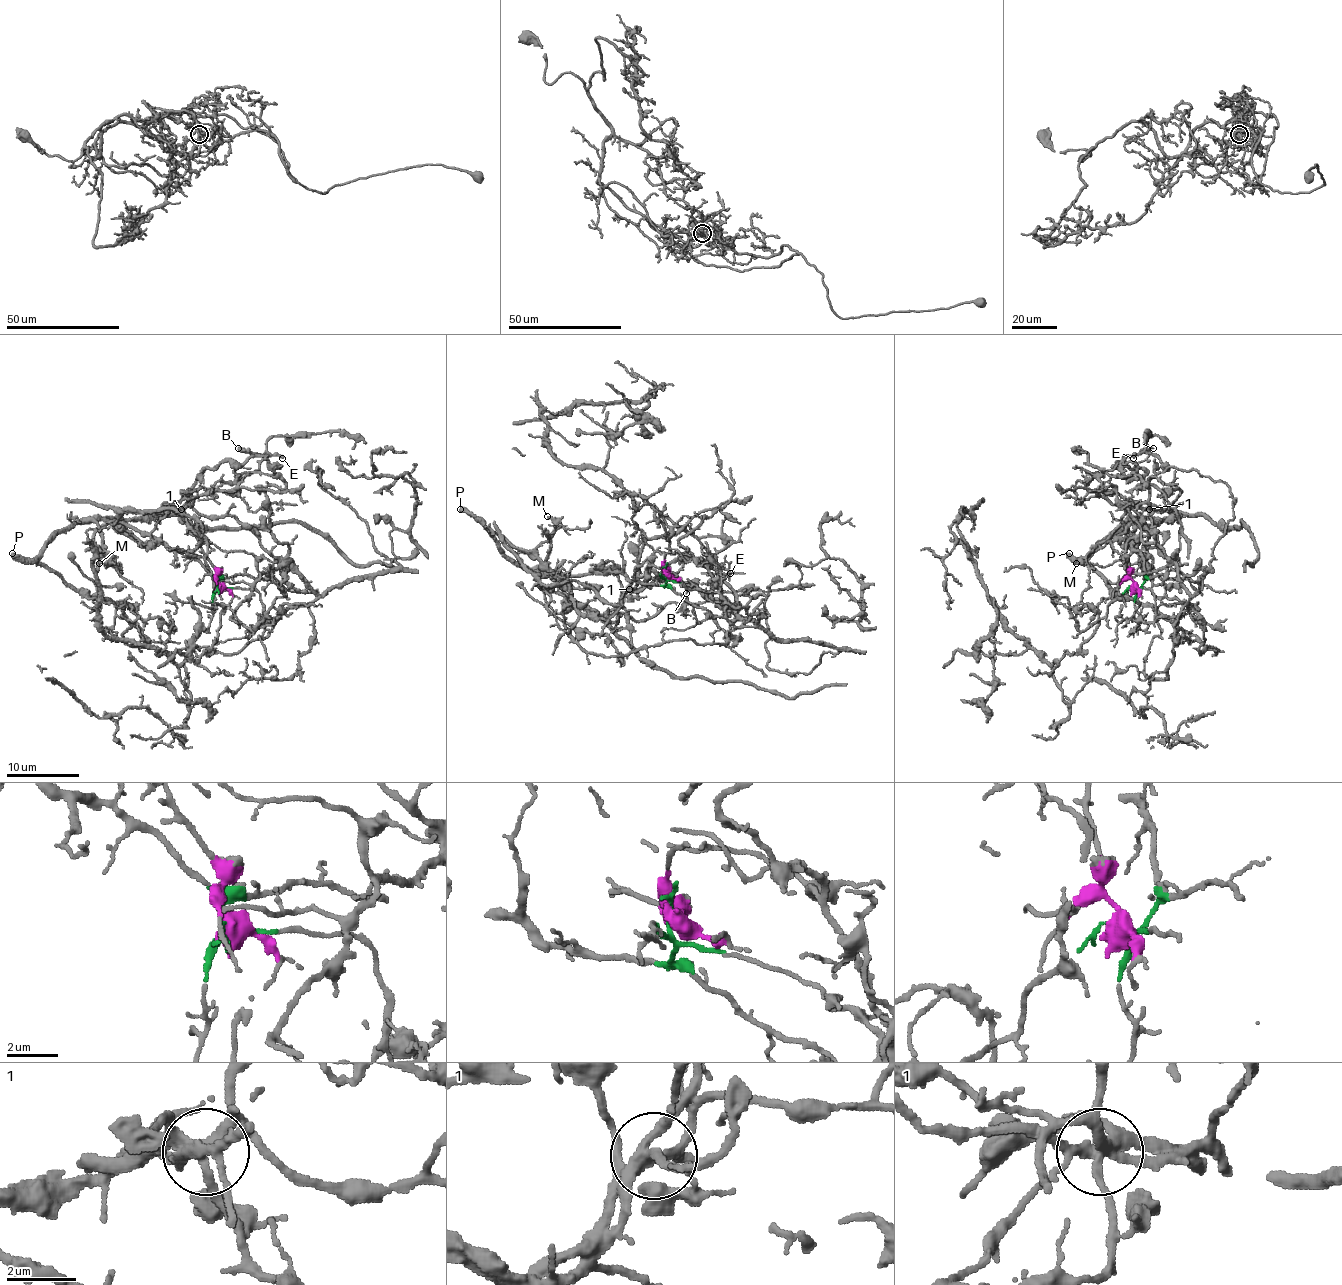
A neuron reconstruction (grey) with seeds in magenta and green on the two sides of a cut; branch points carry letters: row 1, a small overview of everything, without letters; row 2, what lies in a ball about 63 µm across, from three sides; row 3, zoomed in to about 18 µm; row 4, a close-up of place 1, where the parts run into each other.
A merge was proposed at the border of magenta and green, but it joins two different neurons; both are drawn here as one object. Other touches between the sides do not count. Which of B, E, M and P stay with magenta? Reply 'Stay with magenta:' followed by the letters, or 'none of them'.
Stay with magenta: B, E

